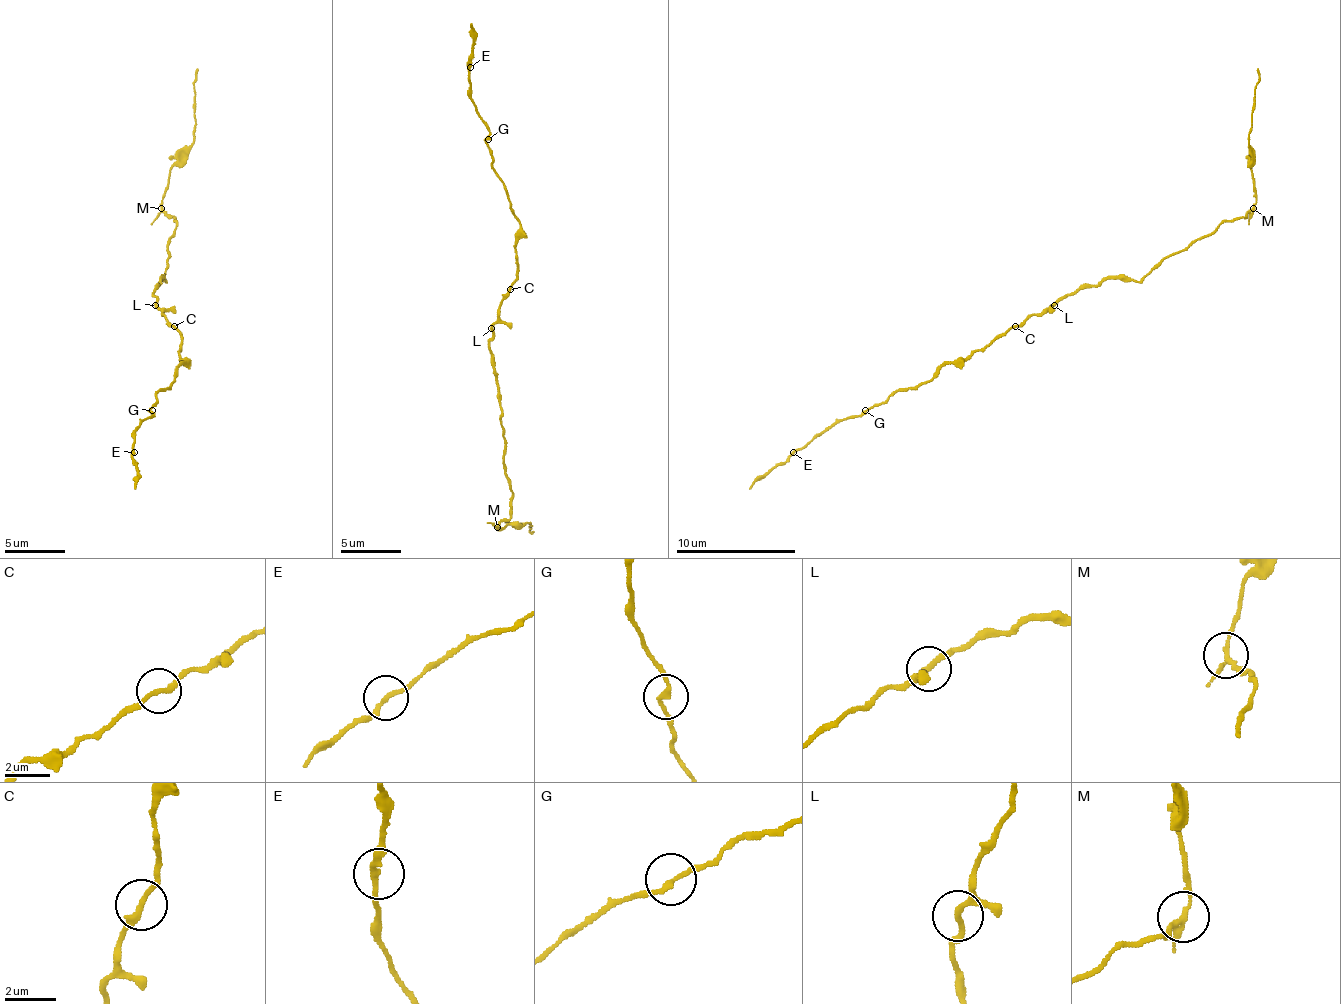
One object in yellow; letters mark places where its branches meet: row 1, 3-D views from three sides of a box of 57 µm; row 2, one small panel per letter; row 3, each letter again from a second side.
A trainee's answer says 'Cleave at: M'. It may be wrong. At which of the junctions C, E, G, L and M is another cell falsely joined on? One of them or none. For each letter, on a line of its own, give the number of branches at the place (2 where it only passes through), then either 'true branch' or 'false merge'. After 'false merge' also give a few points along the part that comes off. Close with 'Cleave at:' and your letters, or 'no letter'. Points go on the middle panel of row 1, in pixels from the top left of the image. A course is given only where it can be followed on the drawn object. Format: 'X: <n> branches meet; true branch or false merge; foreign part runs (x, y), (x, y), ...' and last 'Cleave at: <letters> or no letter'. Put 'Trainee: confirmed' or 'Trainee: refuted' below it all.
C: 2 branches meet; true branch
E: 2 branches meet; true branch
G: 2 branches meet; true branch
L: 3 branches meet; true branch
M: 3 branches meet; false merge; foreign part runs (497, 526), (497, 529), (507, 523), (531, 523), (534, 532)
Cleave at: M
Trainee: confirmed

